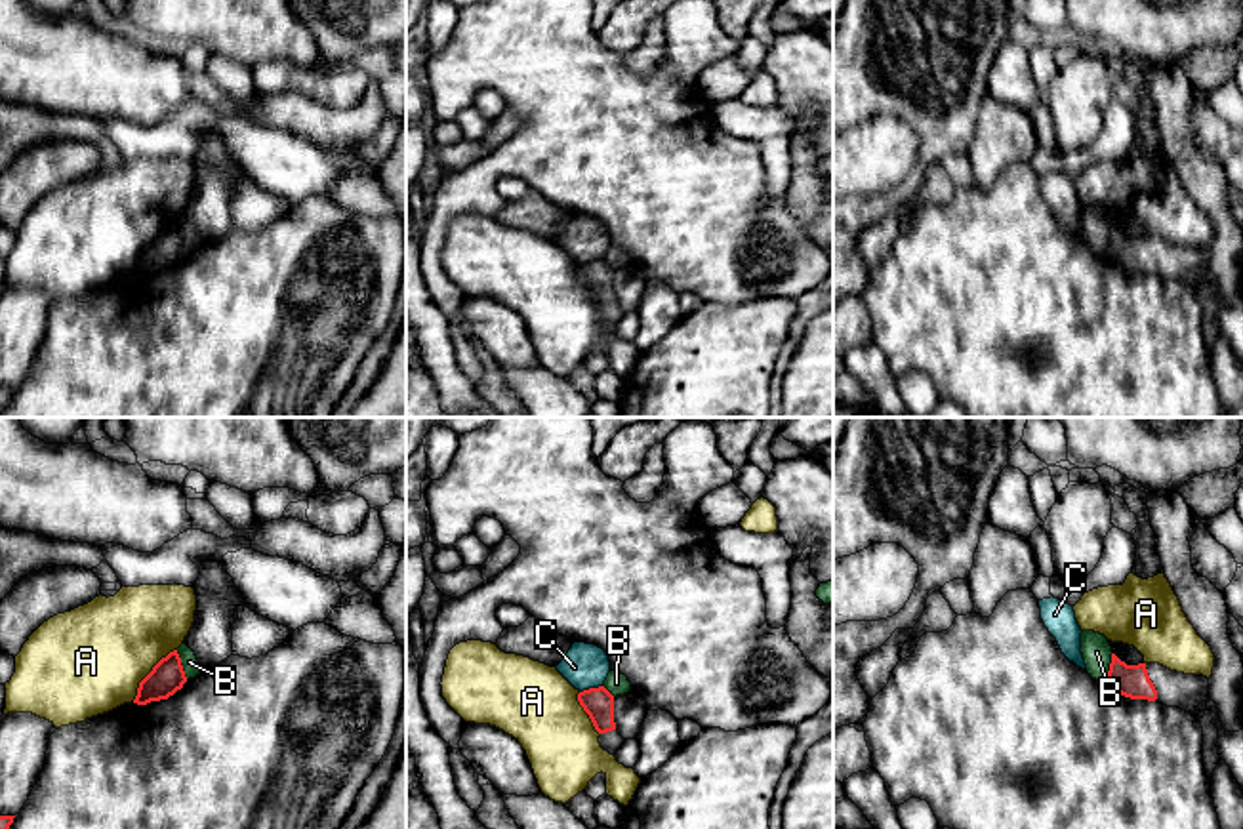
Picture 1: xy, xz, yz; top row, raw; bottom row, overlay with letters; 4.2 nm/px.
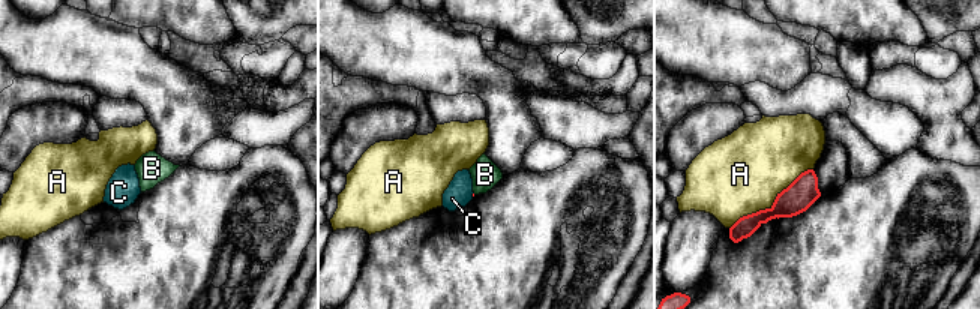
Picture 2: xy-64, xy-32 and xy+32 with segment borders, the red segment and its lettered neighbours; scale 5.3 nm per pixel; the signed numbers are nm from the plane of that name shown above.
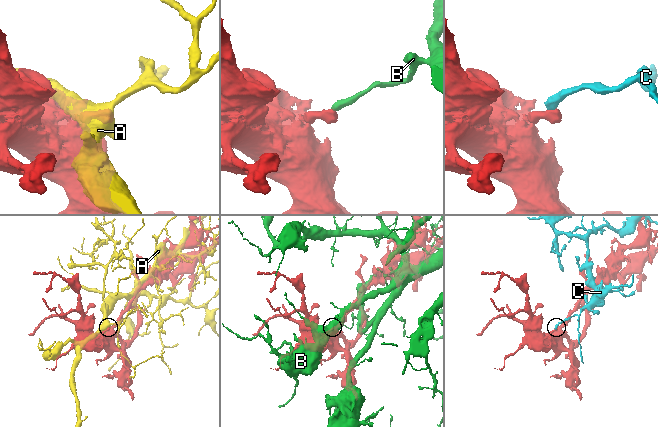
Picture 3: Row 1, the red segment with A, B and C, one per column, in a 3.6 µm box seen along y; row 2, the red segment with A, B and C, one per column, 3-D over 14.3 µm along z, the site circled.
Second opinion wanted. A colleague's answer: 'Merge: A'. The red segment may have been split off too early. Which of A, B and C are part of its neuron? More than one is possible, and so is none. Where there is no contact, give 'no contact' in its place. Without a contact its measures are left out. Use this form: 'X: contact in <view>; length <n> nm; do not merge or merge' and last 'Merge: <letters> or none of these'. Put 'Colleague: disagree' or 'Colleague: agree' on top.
Colleague: disagree
A: contact in xy; length 300 nm; do not merge
B: contact in xy; length 140 nm; do not merge
C: contact in xz; length 100 nm; do not merge
Merge: none of these

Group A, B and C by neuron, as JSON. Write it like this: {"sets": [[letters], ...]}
{"sets": [["A"], ["B"], ["C"]]}

